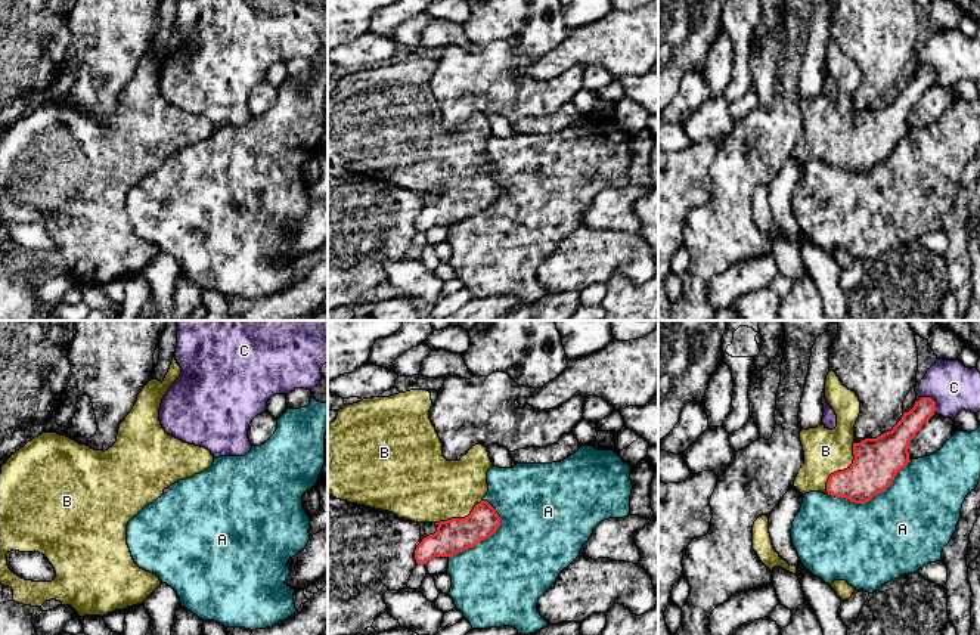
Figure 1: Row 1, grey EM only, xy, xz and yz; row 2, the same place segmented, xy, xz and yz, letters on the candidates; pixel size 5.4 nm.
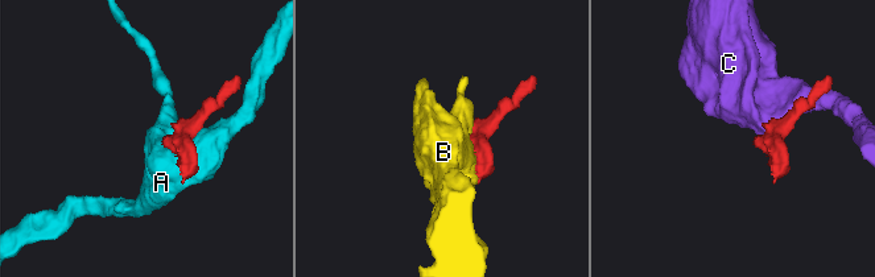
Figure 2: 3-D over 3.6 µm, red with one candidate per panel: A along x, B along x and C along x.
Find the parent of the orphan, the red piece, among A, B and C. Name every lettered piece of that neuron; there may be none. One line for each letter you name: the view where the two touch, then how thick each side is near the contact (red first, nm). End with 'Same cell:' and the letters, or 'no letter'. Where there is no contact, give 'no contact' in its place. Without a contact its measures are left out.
B: contact in yz; calibres 260 and 240 nm
Same cell: B

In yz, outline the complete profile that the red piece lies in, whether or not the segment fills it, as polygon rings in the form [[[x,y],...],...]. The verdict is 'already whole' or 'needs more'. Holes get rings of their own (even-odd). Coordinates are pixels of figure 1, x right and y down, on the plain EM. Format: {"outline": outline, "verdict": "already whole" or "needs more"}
{"outline": [[[834,40],[827,44],[825,68],[837,84],[837,96],[828,99],[821,93],[800,100],[804,133],[793,155],[803,165],[822,161],[855,173],[869,171],[884,161],[911,130],[909,112],[934,84],[936,71],[921,66],[891,100],[856,112],[855,93],[860,71]]], "verdict": "needs more"}

